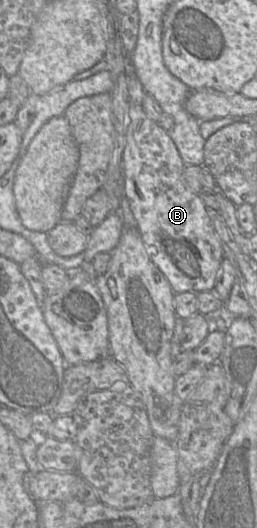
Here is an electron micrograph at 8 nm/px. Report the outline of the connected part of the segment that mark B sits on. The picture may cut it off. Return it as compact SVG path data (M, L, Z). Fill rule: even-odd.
M131 104L126 145L122 156L122 188L127 199L145 249L151 261L168 279L175 294L182 292L210 292L224 258L219 237L213 227L212 212L199 195L191 192L184 183L185 164L167 131L150 120L142 105Z

